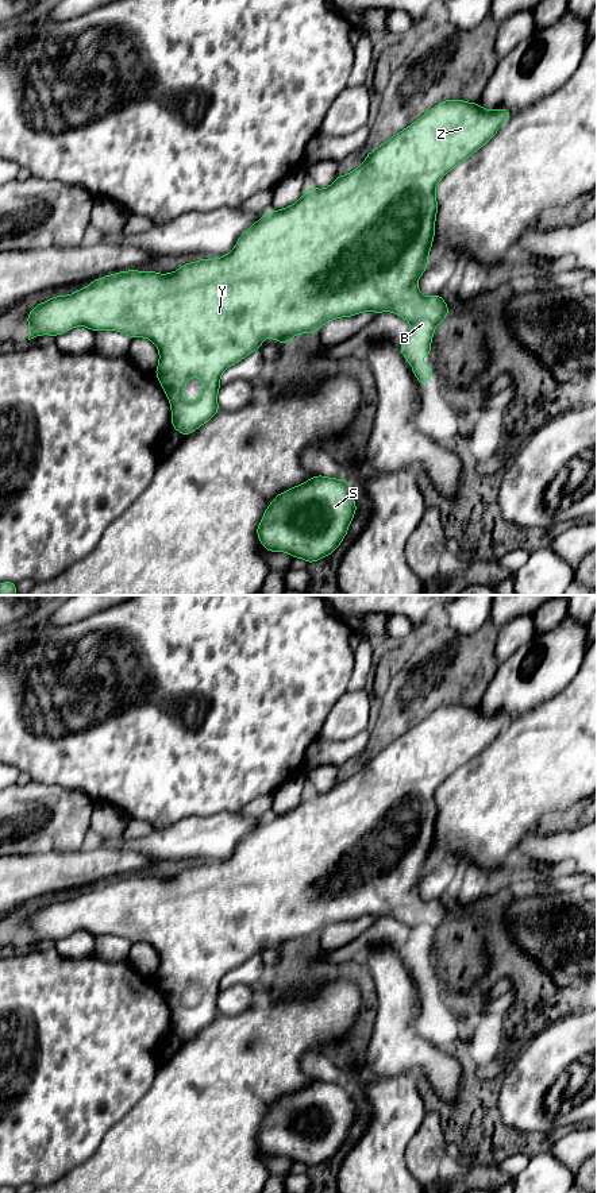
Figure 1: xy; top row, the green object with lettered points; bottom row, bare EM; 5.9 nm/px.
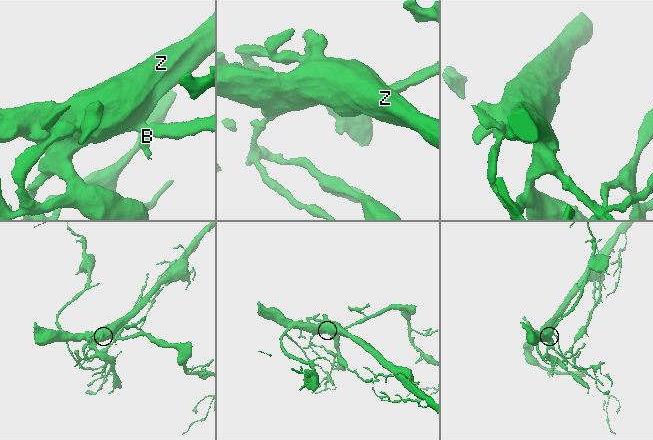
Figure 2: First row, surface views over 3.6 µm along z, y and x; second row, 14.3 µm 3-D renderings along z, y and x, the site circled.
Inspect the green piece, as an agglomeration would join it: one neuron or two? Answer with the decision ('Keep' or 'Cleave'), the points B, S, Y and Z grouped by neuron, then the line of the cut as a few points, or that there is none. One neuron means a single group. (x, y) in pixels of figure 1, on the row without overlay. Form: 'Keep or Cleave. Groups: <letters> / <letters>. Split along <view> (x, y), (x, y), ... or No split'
Keep. Groups: B S Y Z. No split

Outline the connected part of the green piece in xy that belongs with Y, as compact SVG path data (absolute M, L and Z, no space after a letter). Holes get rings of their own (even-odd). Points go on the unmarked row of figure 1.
M444 704L369 757L354 776L339 780L326 794L308 792L296 808L263 819L242 838L230 858L186 868L169 879L151 875L115 877L92 885L73 899L38 908L27 920L31 934L28 945L41 939L55 942L78 930L93 937L112 934L131 943L150 943L159 957L155 980L170 1007L172 1031L182 1041L193 1038L220 1015L217 996L223 976L261 954L265 942L290 947L298 938L315 938L334 923L362 916L394 916L411 927L411 935L398 953L417 987L424 991L435 974L417 964L431 958L435 933L450 916L439 899L425 901L417 893L435 841L435 792L451 773L482 753L511 721L507 713L488 715L478 706ZM192 981L201 984L203 995L199 1004L185 1005L181 997Z

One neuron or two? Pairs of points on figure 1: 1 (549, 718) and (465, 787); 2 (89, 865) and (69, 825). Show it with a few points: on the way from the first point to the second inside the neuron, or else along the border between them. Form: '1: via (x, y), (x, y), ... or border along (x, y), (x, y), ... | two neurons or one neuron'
1: via (528, 738), (485, 782) | one neuron
2: border along (81, 849), (49, 850) | two neurons

